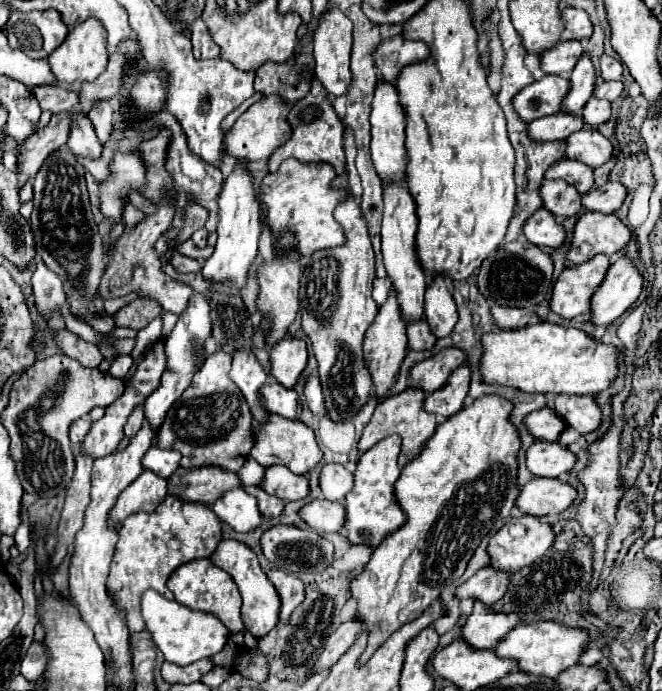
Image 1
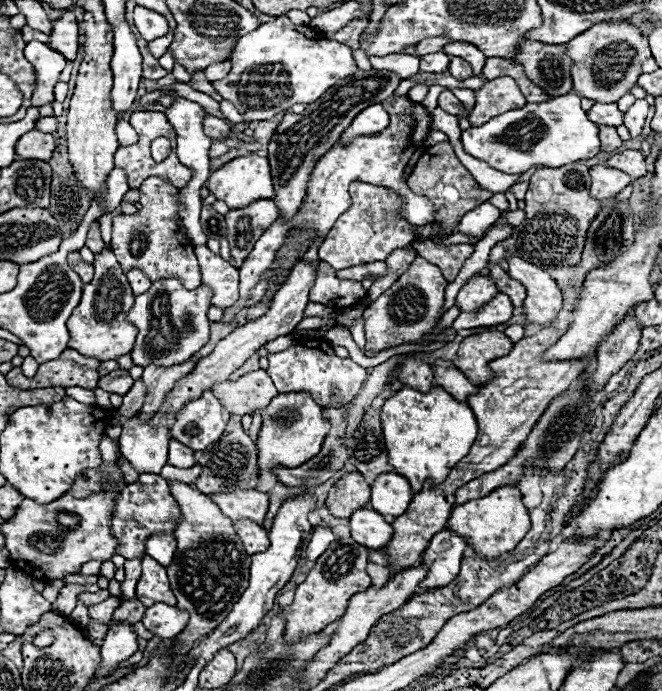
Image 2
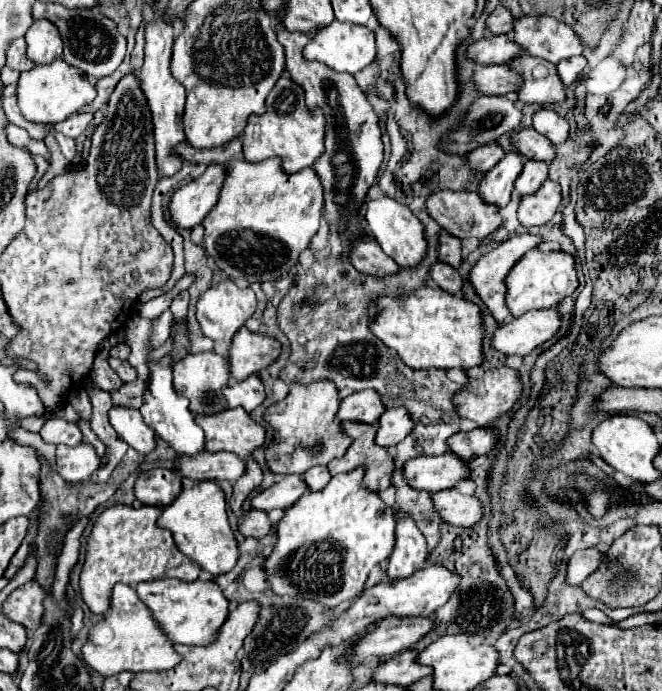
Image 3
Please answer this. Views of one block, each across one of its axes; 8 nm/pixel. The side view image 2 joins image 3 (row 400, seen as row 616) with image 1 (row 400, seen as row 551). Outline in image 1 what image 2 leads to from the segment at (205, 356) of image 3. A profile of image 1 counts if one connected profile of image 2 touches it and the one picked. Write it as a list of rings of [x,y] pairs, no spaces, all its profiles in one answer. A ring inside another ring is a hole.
[[[224,350],[214,352],[206,358],[202,370],[198,370],[184,390],[184,394],[168,410],[162,428],[156,434],[156,446],[178,450],[182,454],[184,468],[218,466],[230,472],[238,472],[248,460],[254,446],[252,416],[242,398],[238,386],[230,380],[230,354]]]

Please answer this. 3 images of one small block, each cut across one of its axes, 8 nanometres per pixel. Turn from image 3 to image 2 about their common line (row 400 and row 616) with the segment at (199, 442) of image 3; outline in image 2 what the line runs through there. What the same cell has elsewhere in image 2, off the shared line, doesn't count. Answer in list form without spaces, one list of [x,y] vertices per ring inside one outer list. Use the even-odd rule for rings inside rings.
[[[154,602],[152,606],[146,608],[142,624],[150,632],[154,632],[156,636],[160,636],[162,640],[168,640],[168,638],[178,636],[184,630],[186,618],[188,618],[188,614],[182,612],[182,610],[178,610],[176,606]]]

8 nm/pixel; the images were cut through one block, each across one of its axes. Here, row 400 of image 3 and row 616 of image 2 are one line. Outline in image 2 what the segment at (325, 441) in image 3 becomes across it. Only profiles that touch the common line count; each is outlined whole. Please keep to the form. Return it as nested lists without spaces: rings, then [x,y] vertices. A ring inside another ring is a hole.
[[[340,538],[338,542],[330,544],[330,548],[316,560],[316,566],[308,572],[306,582],[298,584],[294,602],[284,606],[280,612],[284,618],[286,642],[298,642],[298,638],[306,638],[306,634],[318,634],[318,630],[324,630],[328,624],[336,622],[344,614],[348,600],[370,586],[366,562],[368,548],[360,546],[352,538]]]

